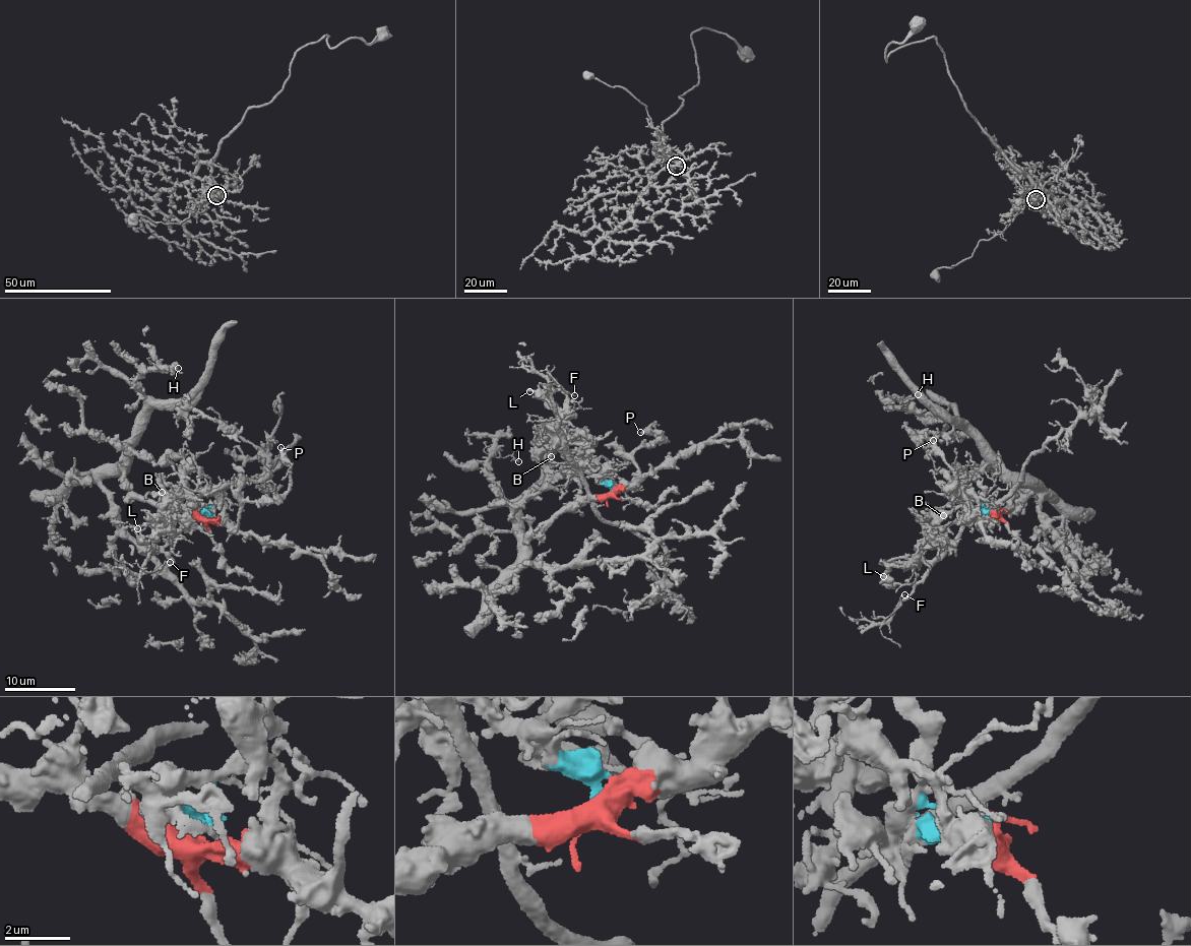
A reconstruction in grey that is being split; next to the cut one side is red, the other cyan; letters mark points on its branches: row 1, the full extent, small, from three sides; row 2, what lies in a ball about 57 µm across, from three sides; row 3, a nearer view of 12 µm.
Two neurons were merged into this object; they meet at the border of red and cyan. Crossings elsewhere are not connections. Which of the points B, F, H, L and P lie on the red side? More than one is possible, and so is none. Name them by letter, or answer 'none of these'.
H, P

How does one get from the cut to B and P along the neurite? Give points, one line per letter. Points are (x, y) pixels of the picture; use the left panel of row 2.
B: (207, 514), (190, 507), (181, 494), (176, 494), (169, 487), (163, 486), (162, 492)
P: (207, 515), (211, 519), (236, 525), (244, 503), (265, 502), (277, 498), (289, 488), (288, 458), (280, 447)

